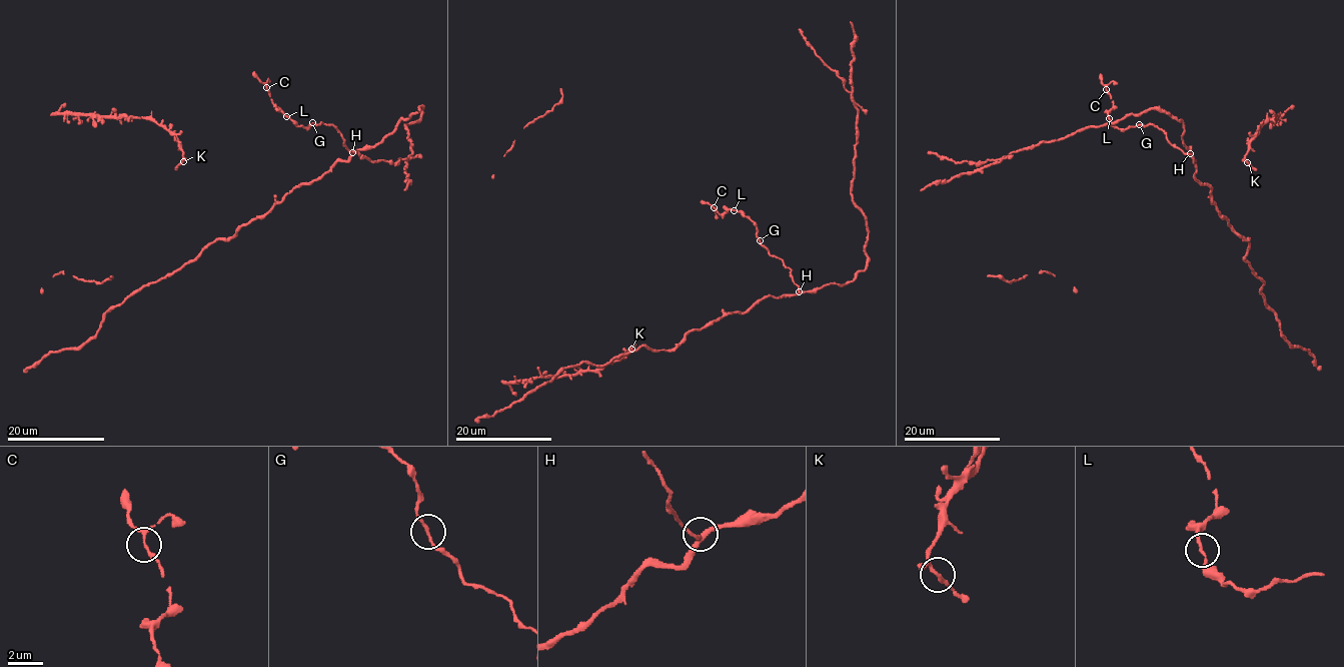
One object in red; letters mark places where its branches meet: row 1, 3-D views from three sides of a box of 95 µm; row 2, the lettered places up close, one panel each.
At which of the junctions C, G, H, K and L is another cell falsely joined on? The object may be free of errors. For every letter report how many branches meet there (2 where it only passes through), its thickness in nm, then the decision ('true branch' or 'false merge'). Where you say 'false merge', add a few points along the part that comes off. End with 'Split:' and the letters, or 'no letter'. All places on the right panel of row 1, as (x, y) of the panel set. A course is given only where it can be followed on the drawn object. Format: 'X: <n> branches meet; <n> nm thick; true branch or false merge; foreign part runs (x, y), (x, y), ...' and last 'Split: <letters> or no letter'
C: 3 branches meet; 170 nm thick; true branch
G: 2 branches meet; 170 nm thick; true branch
H: 3 branches meet; 240 nm thick; true branch
K: 3 branches meet; 180 nm thick; true branch
L: 2 branches meet; 160 nm thick; true branch
Split: no letter

